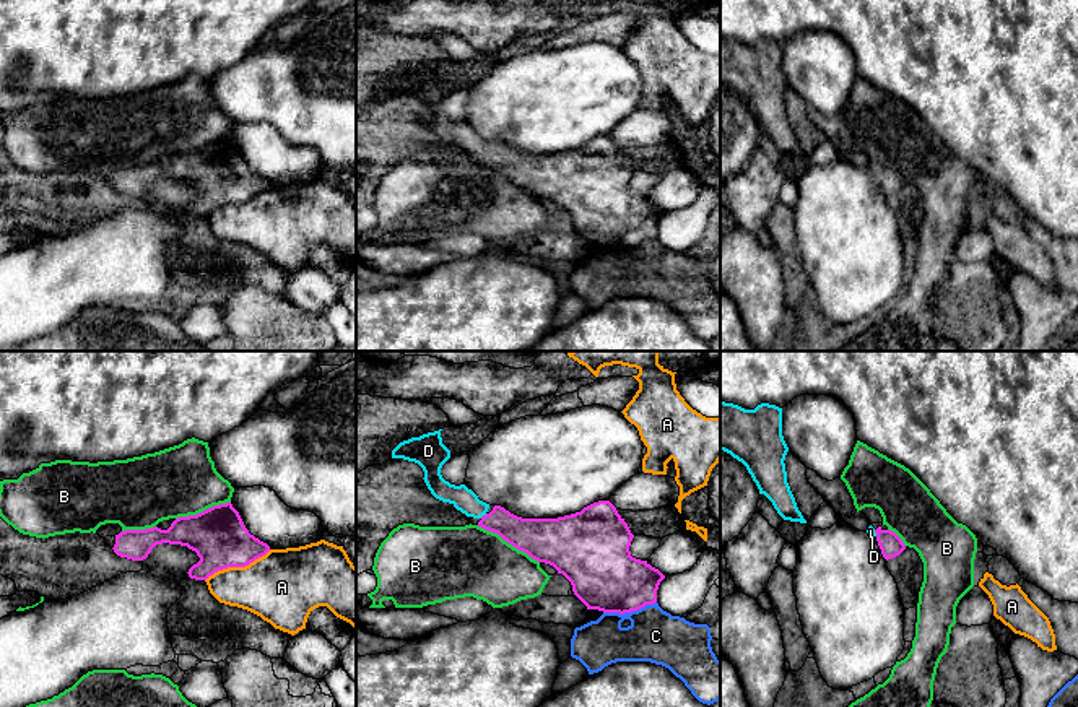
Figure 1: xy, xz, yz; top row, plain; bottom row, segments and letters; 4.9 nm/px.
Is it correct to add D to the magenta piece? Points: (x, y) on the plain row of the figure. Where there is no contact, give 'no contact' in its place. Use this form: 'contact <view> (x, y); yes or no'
contact xz (483, 151); yes

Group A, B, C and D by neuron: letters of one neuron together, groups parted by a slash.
A / B / C / D

